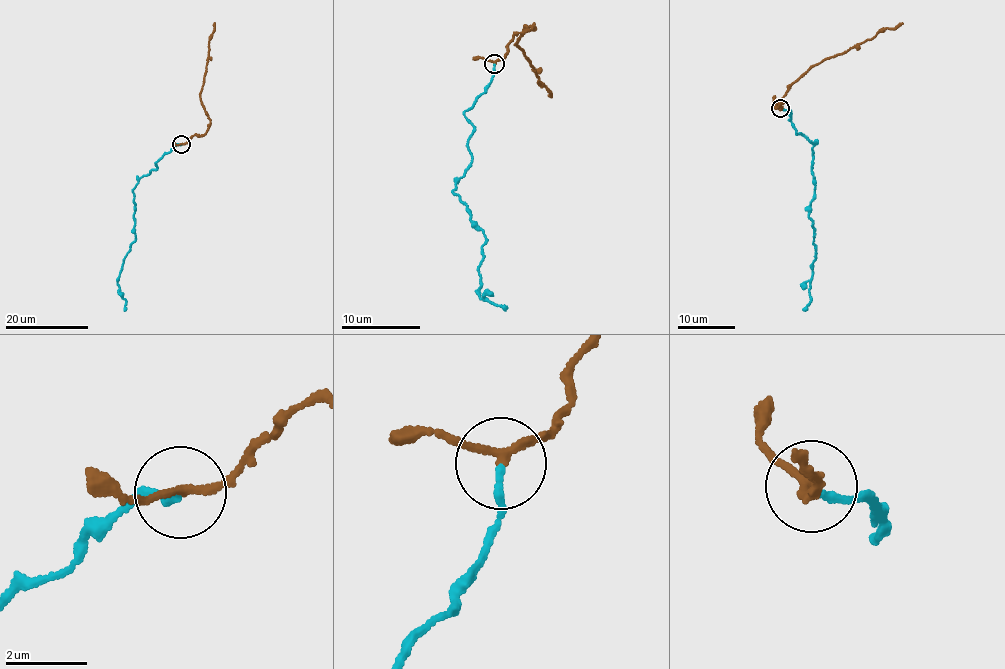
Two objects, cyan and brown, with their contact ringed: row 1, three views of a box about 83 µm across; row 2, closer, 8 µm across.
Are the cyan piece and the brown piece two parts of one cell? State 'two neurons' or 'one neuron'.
one neuron

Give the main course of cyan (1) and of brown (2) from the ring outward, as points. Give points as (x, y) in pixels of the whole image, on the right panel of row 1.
1: (781, 107), (789, 110), (795, 132), (816, 144), (814, 196), (809, 215), (816, 258), (810, 304), (803, 310)
2: (781, 107), (777, 103), (776, 107), (811, 66), (903, 23)

